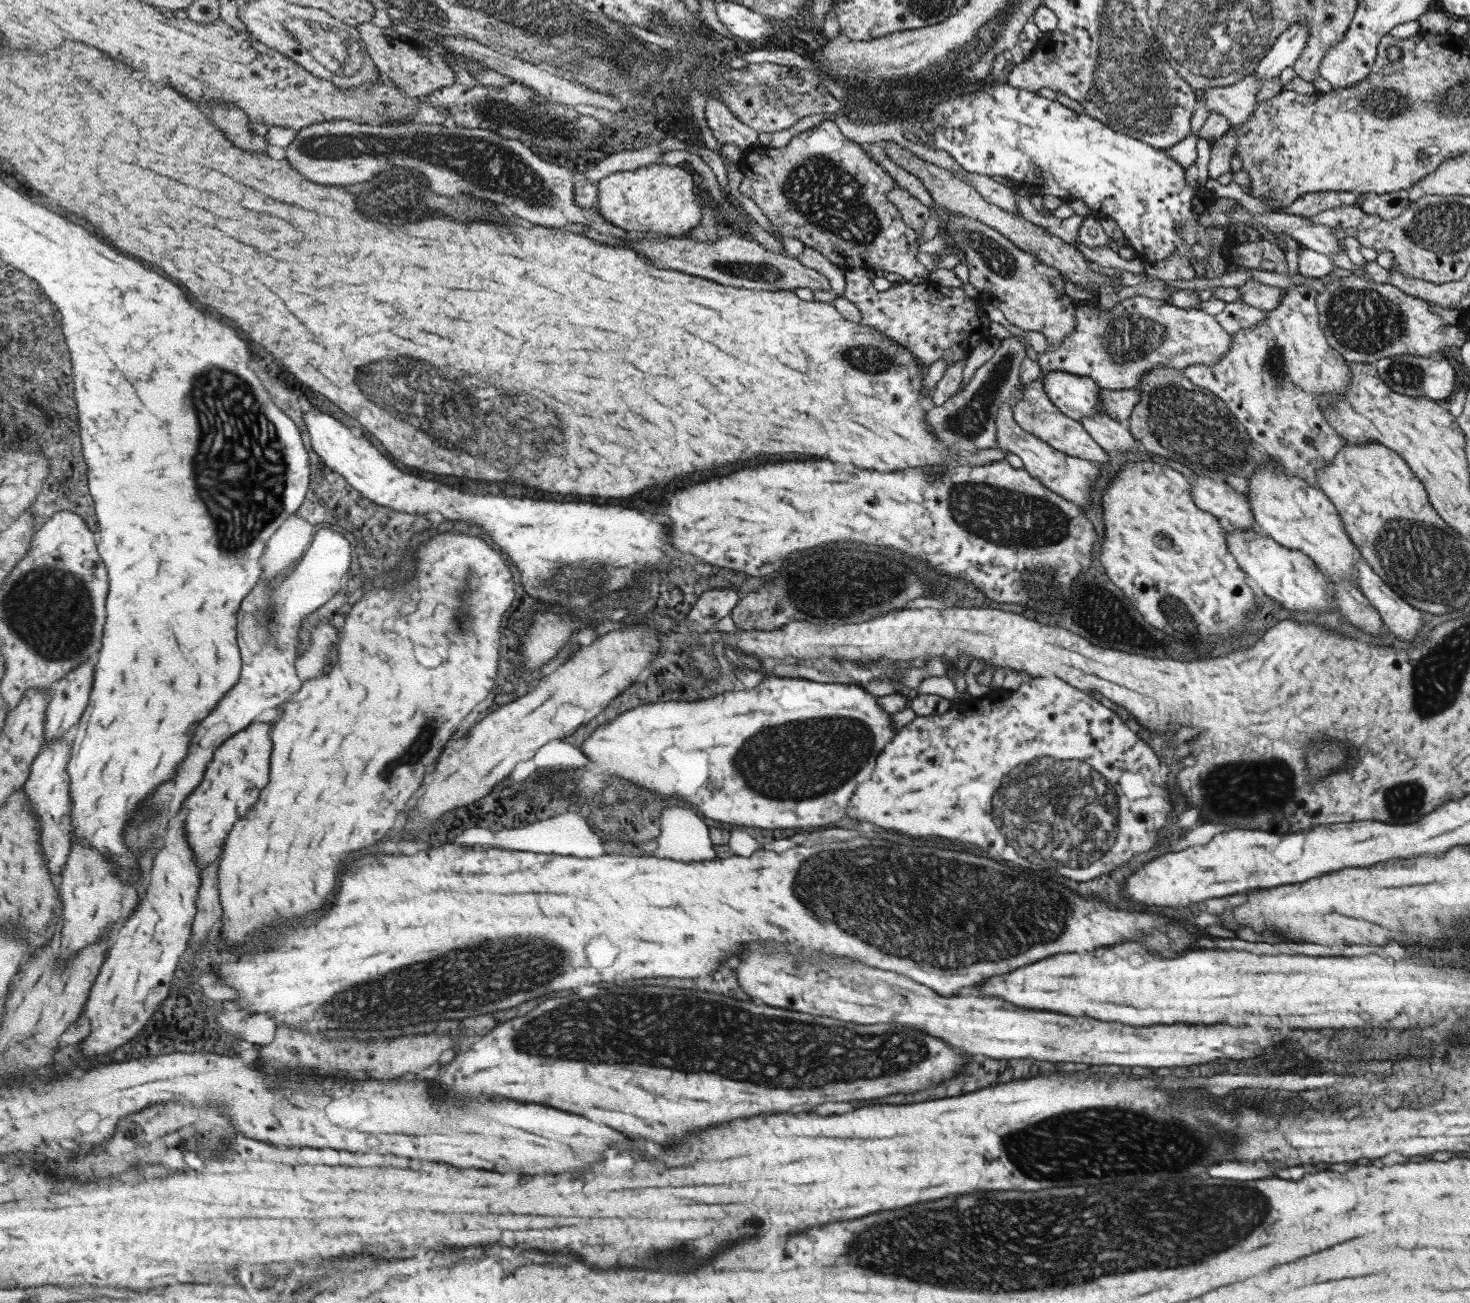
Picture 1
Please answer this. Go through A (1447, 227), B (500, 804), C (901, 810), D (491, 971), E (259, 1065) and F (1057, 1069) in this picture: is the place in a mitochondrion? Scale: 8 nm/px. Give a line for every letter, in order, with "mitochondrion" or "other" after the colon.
A: mitochondrion
B: other
C: other
D: mitochondrion
E: other
F: other

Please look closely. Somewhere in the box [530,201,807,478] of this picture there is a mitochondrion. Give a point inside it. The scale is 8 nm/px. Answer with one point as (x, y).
(762, 271)

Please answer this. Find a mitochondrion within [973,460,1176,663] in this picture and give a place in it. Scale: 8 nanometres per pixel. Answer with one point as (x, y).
(1050, 589)

